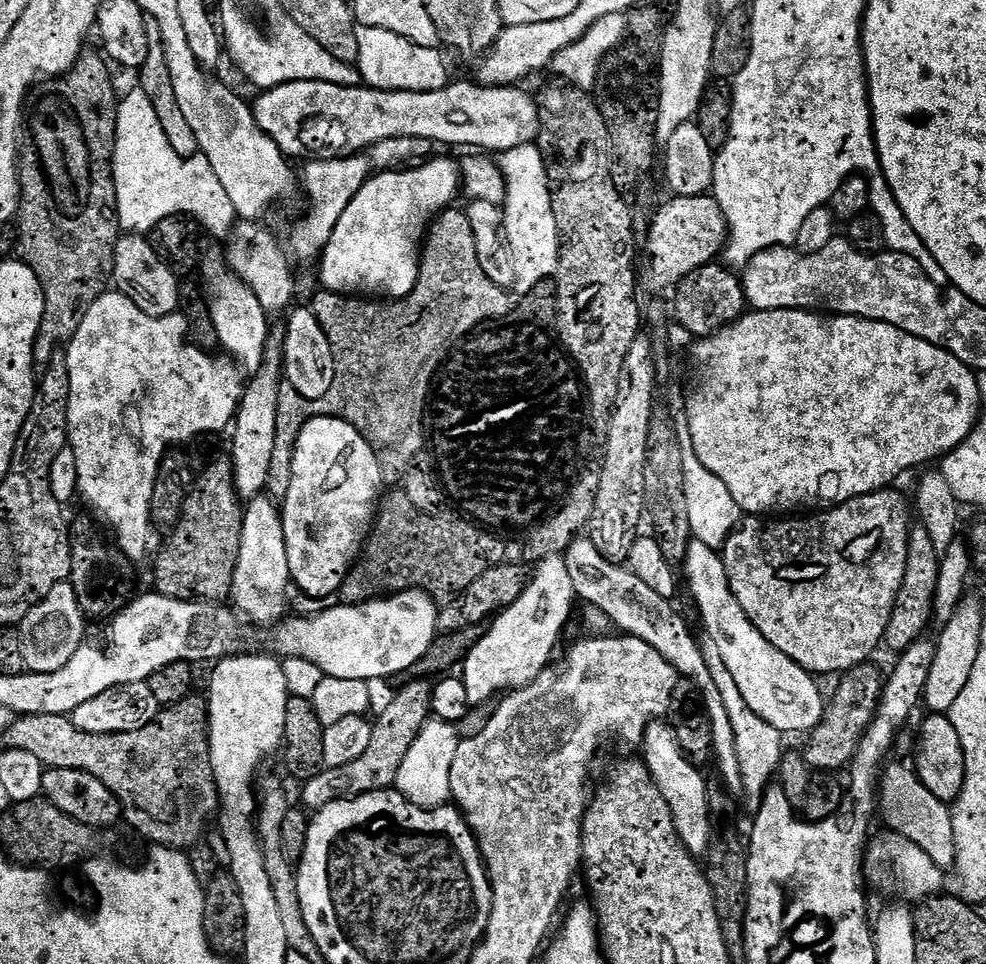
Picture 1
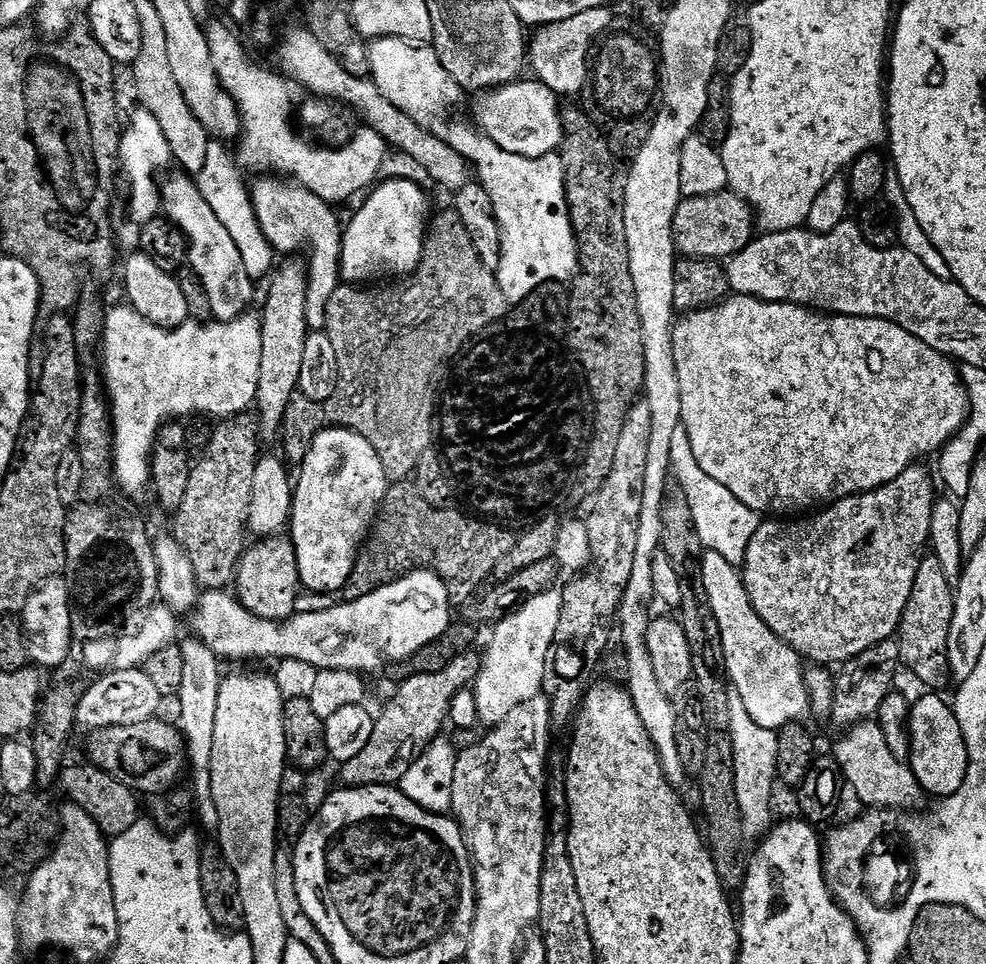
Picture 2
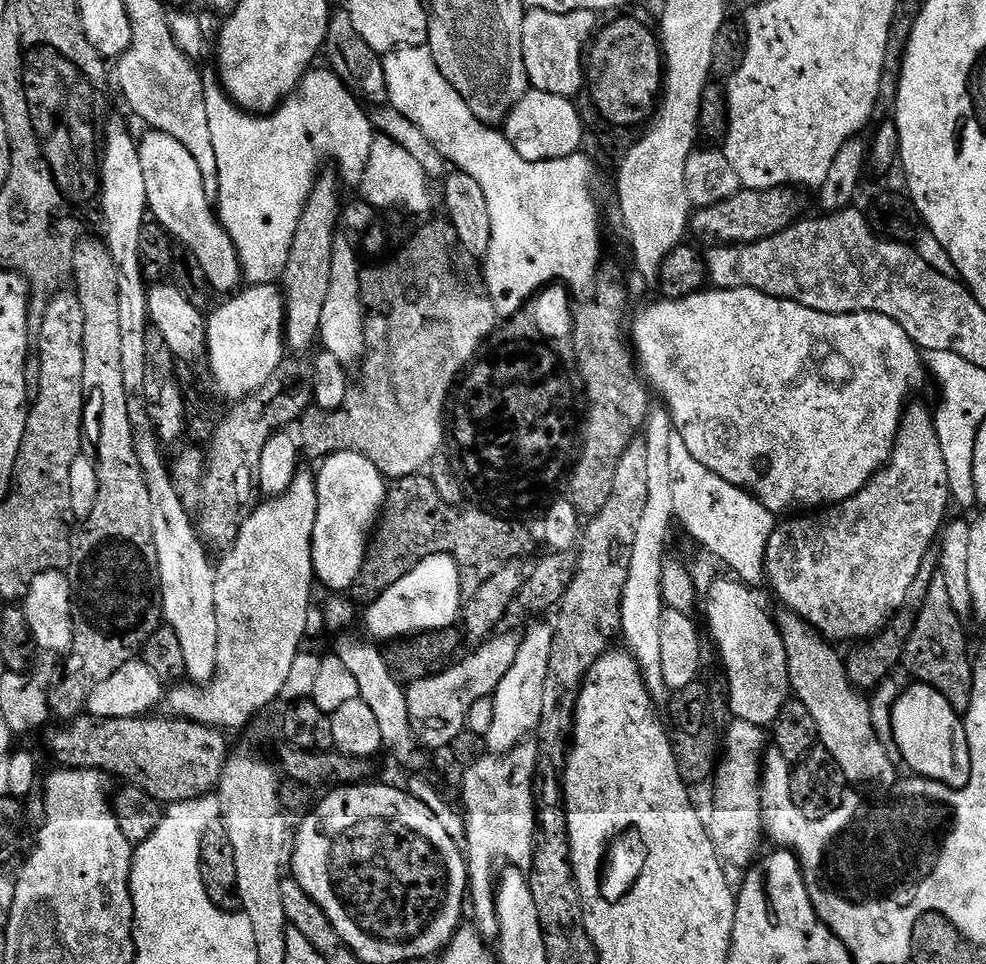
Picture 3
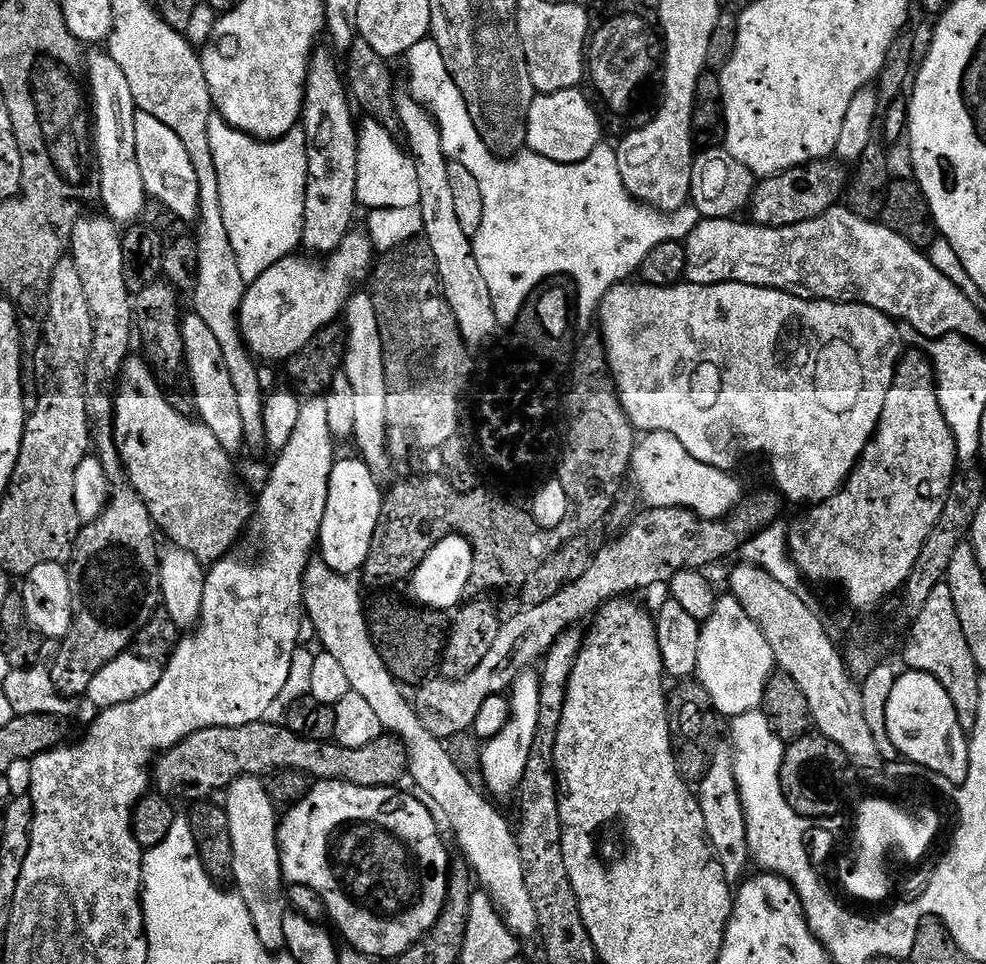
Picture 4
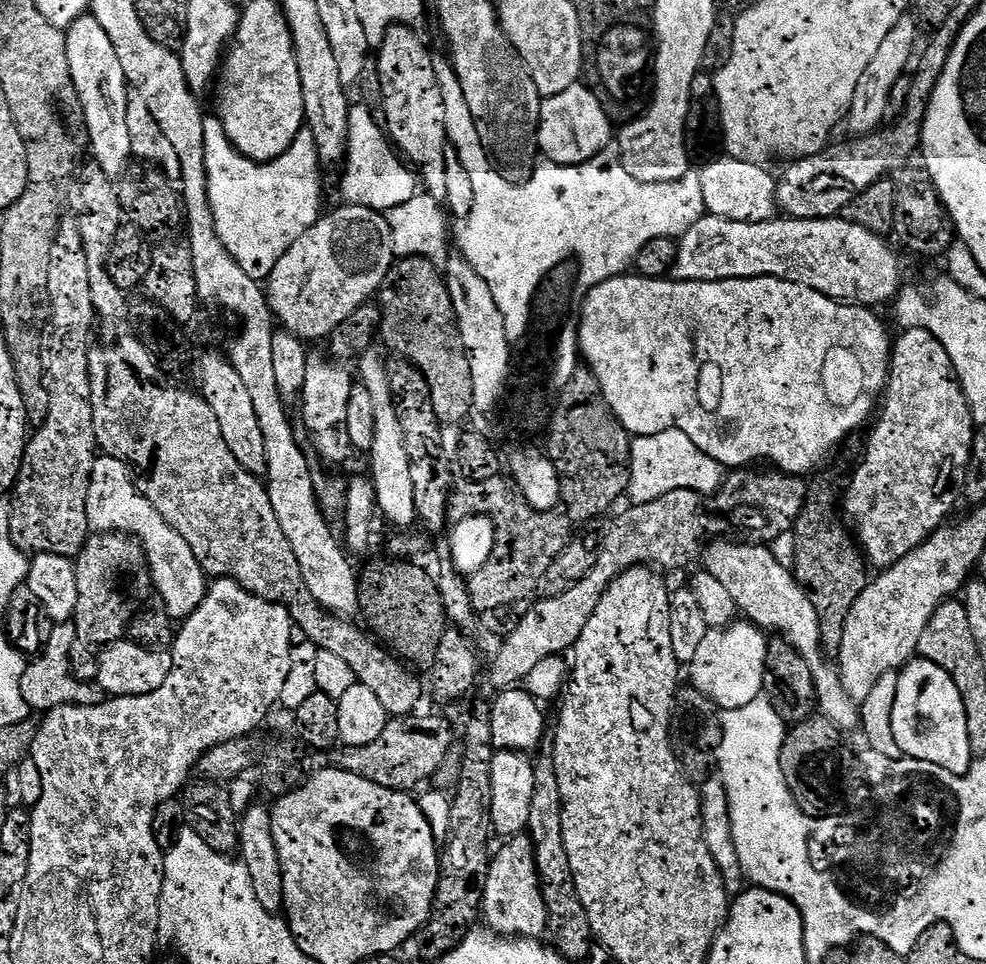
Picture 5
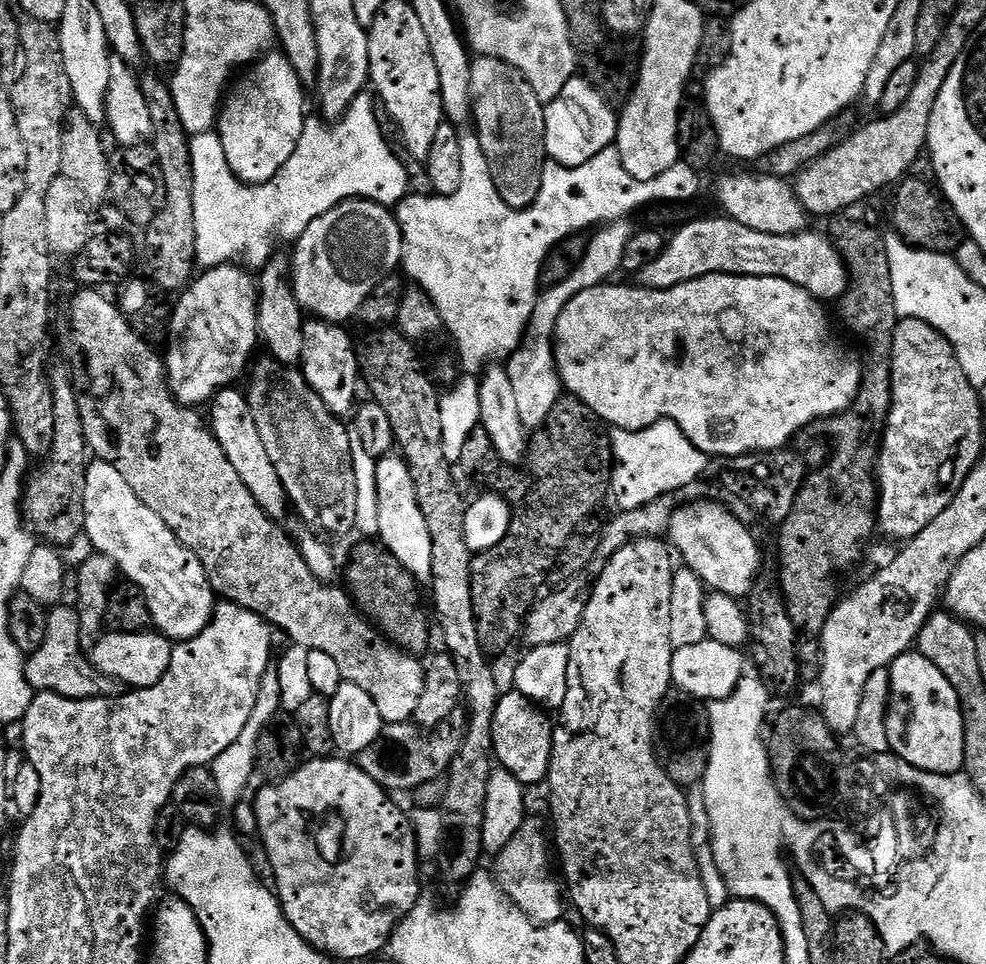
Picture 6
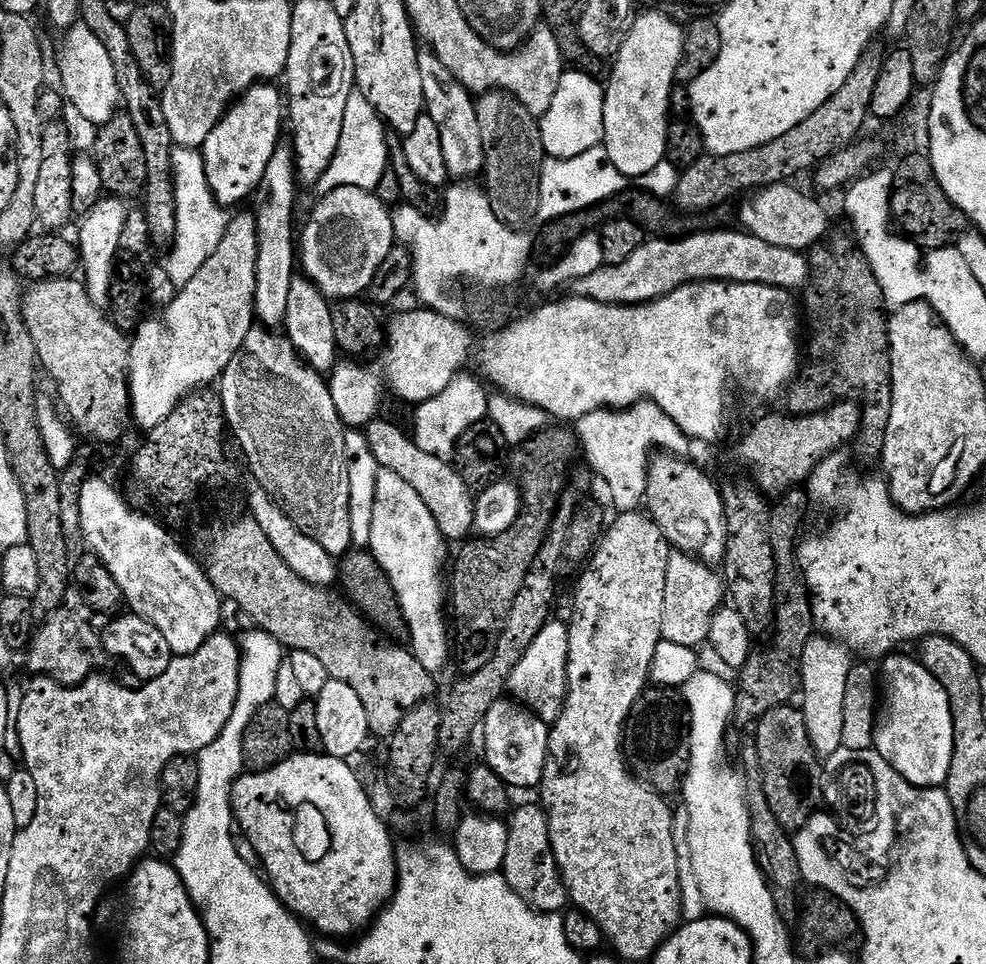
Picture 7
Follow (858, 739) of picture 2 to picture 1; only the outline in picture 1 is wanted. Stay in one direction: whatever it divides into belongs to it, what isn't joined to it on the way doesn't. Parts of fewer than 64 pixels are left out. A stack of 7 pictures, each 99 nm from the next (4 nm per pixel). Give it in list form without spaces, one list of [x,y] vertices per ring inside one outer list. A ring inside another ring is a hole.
[[[889,763],[880,773],[879,815],[882,820],[884,816],[885,822],[888,823],[887,827],[897,836],[905,836],[907,840],[914,842],[916,848],[926,850],[926,854],[930,854],[930,858],[941,870],[951,869],[956,863],[951,807],[945,801],[934,798],[934,794],[930,794],[930,790],[926,790],[924,783],[907,763],[892,763]]]

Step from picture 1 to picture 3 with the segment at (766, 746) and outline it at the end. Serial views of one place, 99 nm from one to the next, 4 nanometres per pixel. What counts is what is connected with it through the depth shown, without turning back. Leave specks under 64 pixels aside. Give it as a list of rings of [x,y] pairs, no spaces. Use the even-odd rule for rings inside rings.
[[[733,719],[731,723],[728,733],[722,736],[725,764],[721,763],[714,772],[716,801],[712,804],[712,820],[710,816],[710,843],[725,865],[744,870],[757,859],[760,836],[762,840],[762,753],[766,732],[761,725],[745,720]]]

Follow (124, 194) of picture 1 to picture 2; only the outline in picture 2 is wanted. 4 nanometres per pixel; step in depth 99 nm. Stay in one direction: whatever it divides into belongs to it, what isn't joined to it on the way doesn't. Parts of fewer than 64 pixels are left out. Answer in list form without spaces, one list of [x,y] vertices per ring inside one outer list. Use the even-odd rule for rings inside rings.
[[[143,106],[137,107],[132,121],[127,121],[123,129],[123,136],[119,145],[118,164],[122,169],[122,176],[128,179],[128,212],[136,226],[157,219],[162,212],[162,184],[155,176],[167,164],[173,163],[172,151],[166,142],[166,134],[162,134],[162,126],[158,126],[158,118],[150,114]],[[220,144],[209,145],[206,166],[198,174],[200,193],[204,195],[206,202],[210,202],[214,214],[218,214],[218,222],[222,222],[237,243],[238,252],[242,255],[242,262],[245,263],[248,275],[254,282],[260,282],[260,279],[263,281],[273,271],[276,252],[260,230],[248,182],[245,182],[229,152],[223,148],[225,147]]]

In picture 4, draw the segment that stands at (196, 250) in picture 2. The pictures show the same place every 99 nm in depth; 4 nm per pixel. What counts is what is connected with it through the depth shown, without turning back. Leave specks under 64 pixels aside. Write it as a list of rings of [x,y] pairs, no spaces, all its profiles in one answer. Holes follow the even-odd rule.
[[[137,111],[134,127],[138,170],[141,171],[147,195],[153,201],[156,199],[163,211],[172,212],[185,222],[195,221],[200,215],[198,174],[194,170],[194,162],[190,162],[190,154],[186,154],[182,138],[178,138],[170,126],[160,124],[154,114],[142,111]]]

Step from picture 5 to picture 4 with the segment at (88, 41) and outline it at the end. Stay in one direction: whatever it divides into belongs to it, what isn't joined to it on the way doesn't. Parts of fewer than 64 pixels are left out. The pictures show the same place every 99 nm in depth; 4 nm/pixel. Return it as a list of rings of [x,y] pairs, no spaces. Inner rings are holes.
[[[102,50],[93,51],[86,60],[86,84],[92,105],[92,137],[94,158],[98,160],[100,198],[105,215],[120,226],[128,226],[144,210],[148,195],[137,164],[134,118],[137,106],[130,91],[126,74],[111,55]],[[129,223],[129,224],[128,224]],[[128,224],[128,225],[124,225]]]

